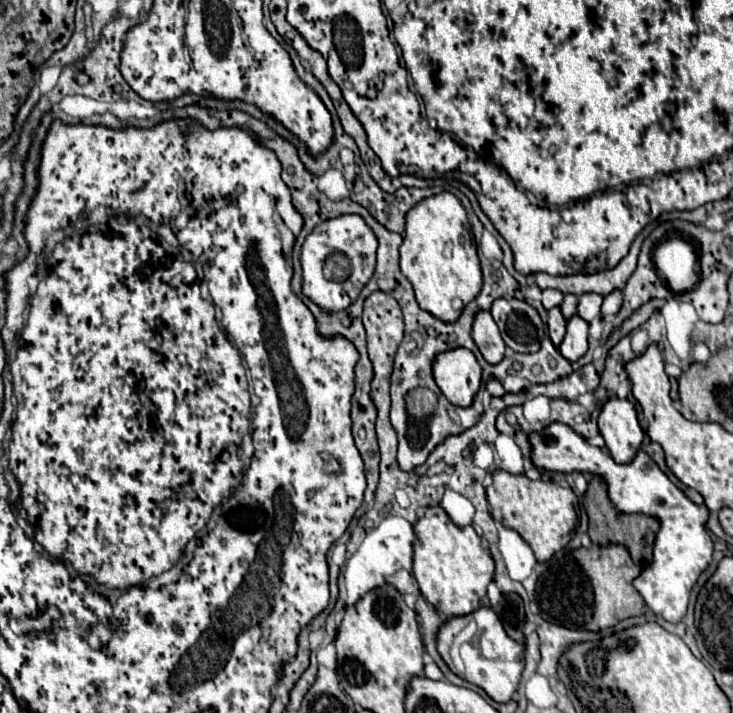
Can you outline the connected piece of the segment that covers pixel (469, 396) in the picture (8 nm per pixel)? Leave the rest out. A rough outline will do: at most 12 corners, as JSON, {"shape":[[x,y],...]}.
{"shape":[[467,348],[437,354],[433,376],[445,398],[473,404],[481,366]]}

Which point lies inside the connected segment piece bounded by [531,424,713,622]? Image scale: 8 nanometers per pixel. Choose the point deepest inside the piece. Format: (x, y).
(683, 547)

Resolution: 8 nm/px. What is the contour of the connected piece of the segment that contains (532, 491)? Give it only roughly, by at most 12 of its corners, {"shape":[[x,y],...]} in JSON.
{"shape":[[493,472],[491,516],[539,562],[575,530],[569,486]]}

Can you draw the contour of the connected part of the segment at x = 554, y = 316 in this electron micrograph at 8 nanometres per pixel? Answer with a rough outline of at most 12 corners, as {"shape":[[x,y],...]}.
{"shape":[[559,306],[549,310],[549,338],[559,348],[565,336],[565,318]]}

